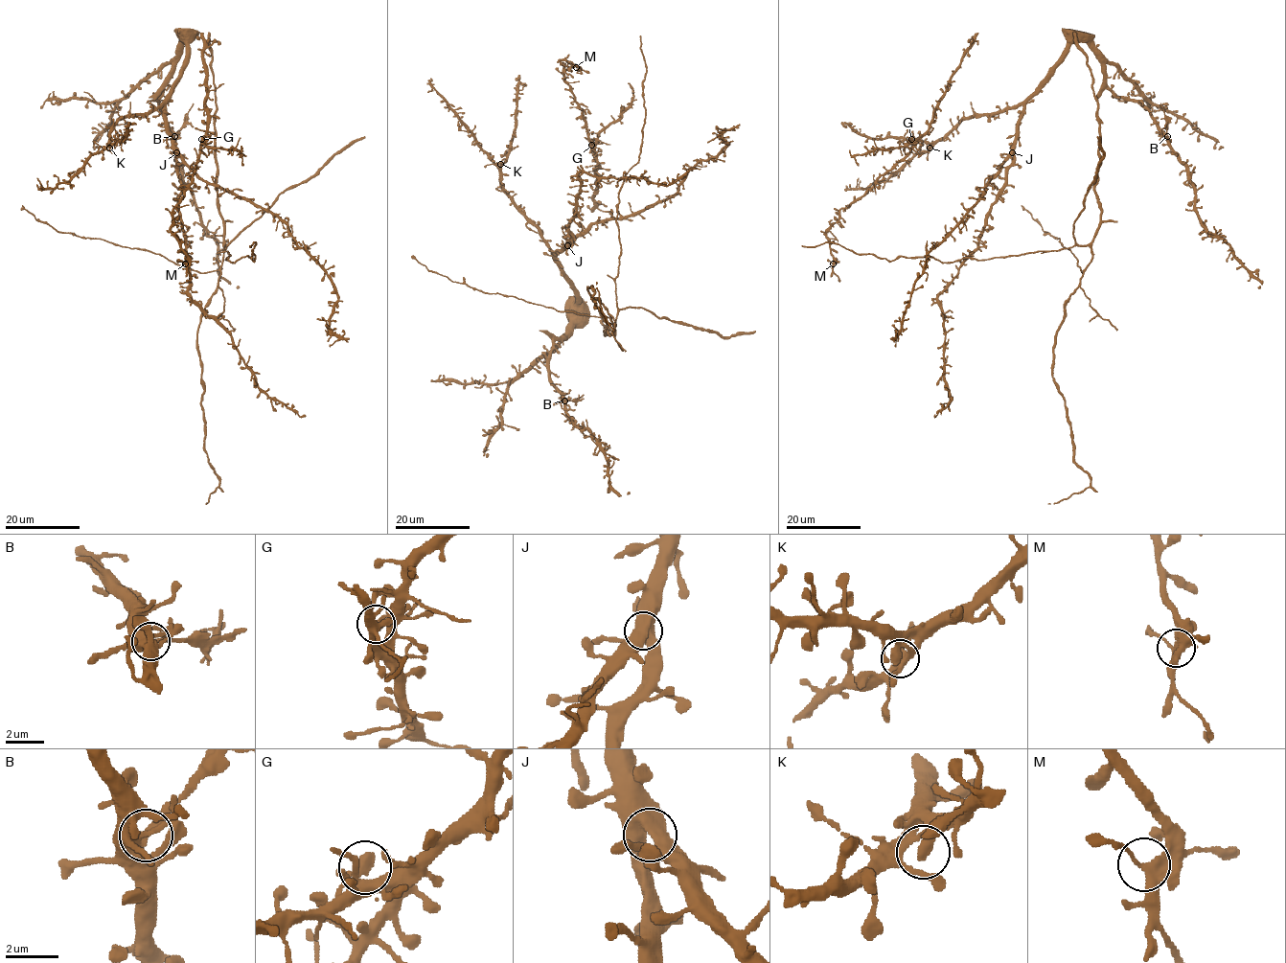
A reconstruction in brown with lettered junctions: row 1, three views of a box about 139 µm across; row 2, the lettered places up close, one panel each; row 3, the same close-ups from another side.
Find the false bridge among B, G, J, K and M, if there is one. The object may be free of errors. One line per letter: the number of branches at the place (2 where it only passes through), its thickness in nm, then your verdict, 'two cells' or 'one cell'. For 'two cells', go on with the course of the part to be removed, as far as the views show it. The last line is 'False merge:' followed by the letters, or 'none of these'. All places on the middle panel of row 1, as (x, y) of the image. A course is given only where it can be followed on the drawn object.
B: 3 | 320 nm | two cells | (564, 401), (574, 401), (584, 395)
G: 2 | 320 nm | one cell
J: 3 | 500 nm | one cell
K: 2 | 320 nm | one cell
M: 3 | 280 nm | one cell
False merge: B

